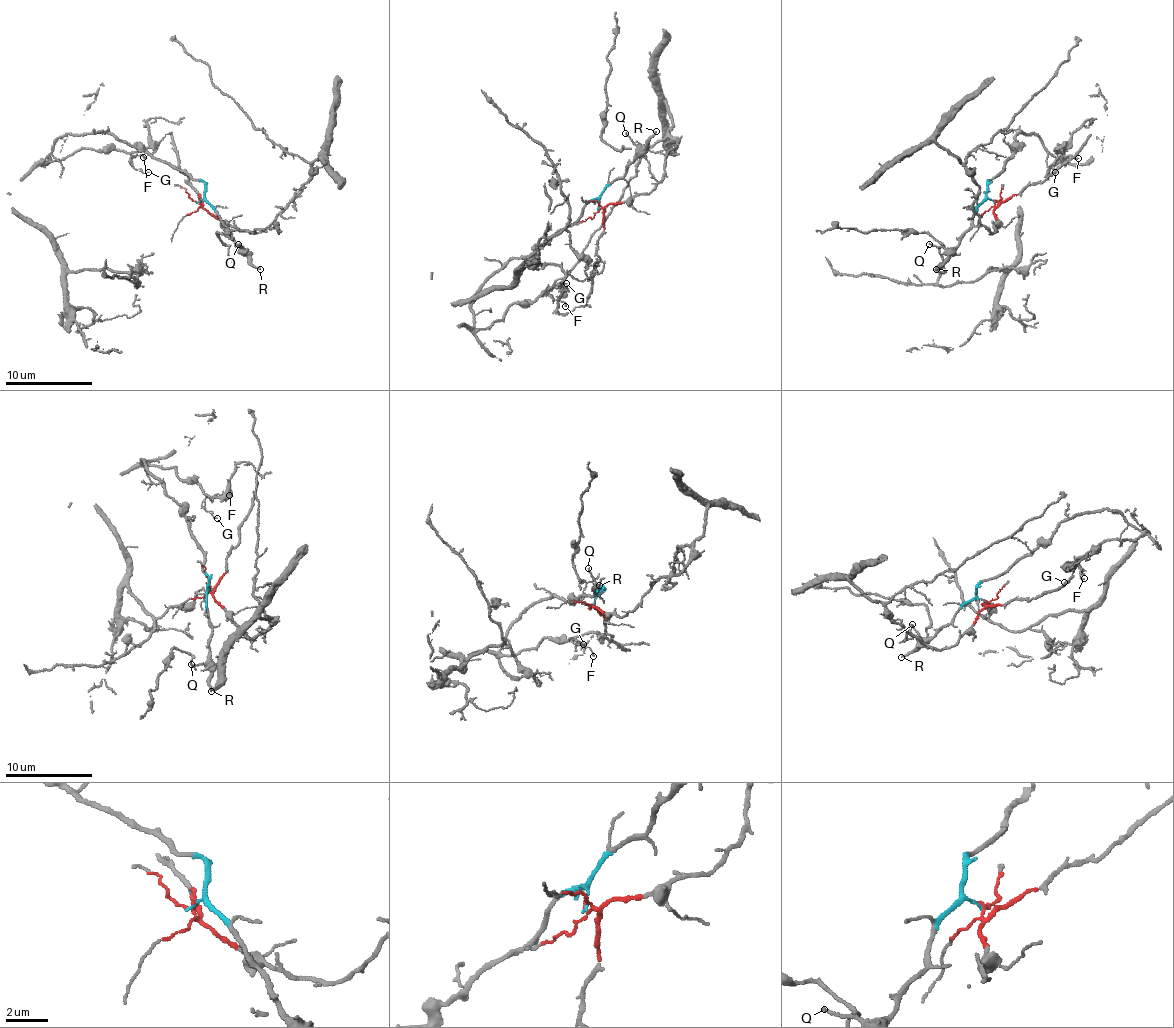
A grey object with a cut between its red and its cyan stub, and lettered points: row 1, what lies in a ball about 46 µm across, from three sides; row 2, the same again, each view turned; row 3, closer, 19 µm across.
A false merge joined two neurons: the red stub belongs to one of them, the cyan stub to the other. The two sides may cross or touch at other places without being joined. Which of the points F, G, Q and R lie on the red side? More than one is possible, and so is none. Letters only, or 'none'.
none

